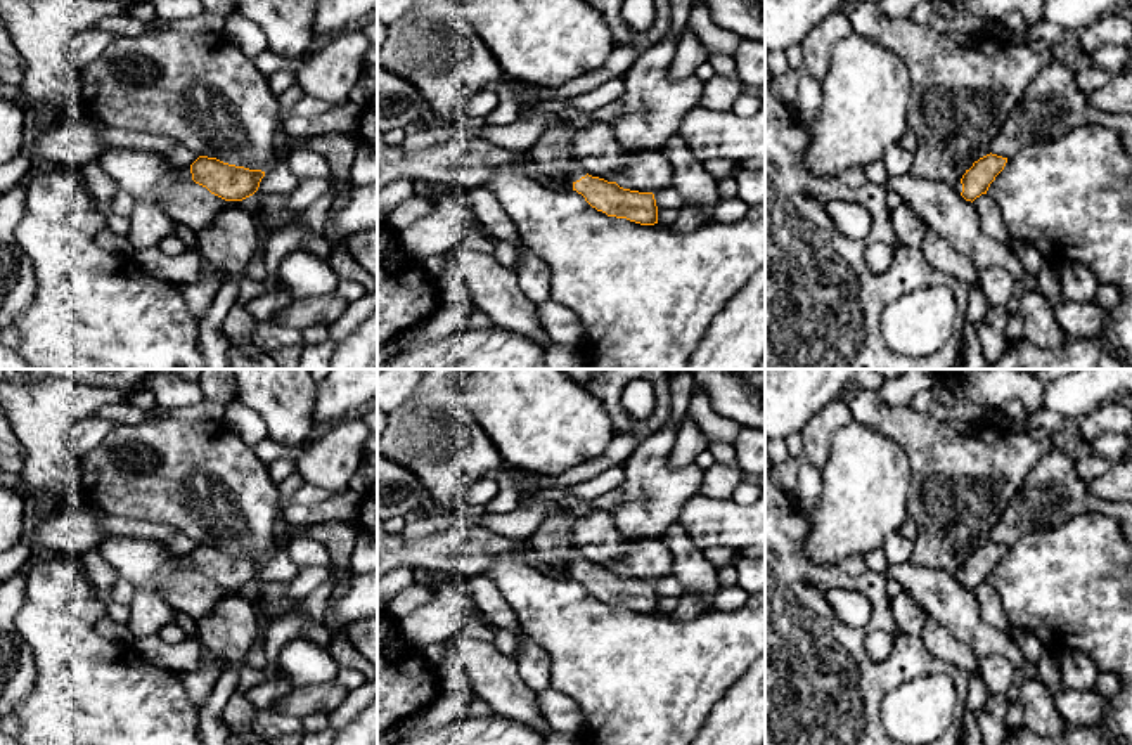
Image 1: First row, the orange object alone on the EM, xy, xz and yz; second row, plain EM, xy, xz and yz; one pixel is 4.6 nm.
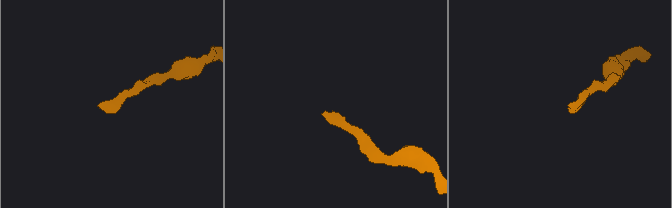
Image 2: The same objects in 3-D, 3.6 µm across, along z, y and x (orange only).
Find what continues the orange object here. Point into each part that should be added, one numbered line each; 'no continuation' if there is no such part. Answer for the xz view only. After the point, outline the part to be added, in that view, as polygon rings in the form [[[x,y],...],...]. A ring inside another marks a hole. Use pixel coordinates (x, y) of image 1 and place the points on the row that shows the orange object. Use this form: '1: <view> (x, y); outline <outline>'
1: xz (575, 170); outline [[[571,158],[571,163],[569,163],[569,166],[566,168],[566,172],[568,172],[568,177],[569,177],[573,182],[576,182],[576,180],[580,180],[582,177],[587,175],[585,168],[578,163],[576,158]]]

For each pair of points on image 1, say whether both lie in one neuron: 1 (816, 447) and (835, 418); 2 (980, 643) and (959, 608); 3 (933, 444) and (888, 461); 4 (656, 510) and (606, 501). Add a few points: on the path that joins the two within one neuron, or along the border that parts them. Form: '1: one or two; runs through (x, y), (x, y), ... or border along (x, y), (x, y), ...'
1: one; runs through (816, 440), (828, 425)
2: one; runs through (977, 634), (961, 617)
3: two; border along (874, 428), (904, 453), (909, 465), (909, 494)
4: two; border along (618, 485), (622, 501), (610, 513)

